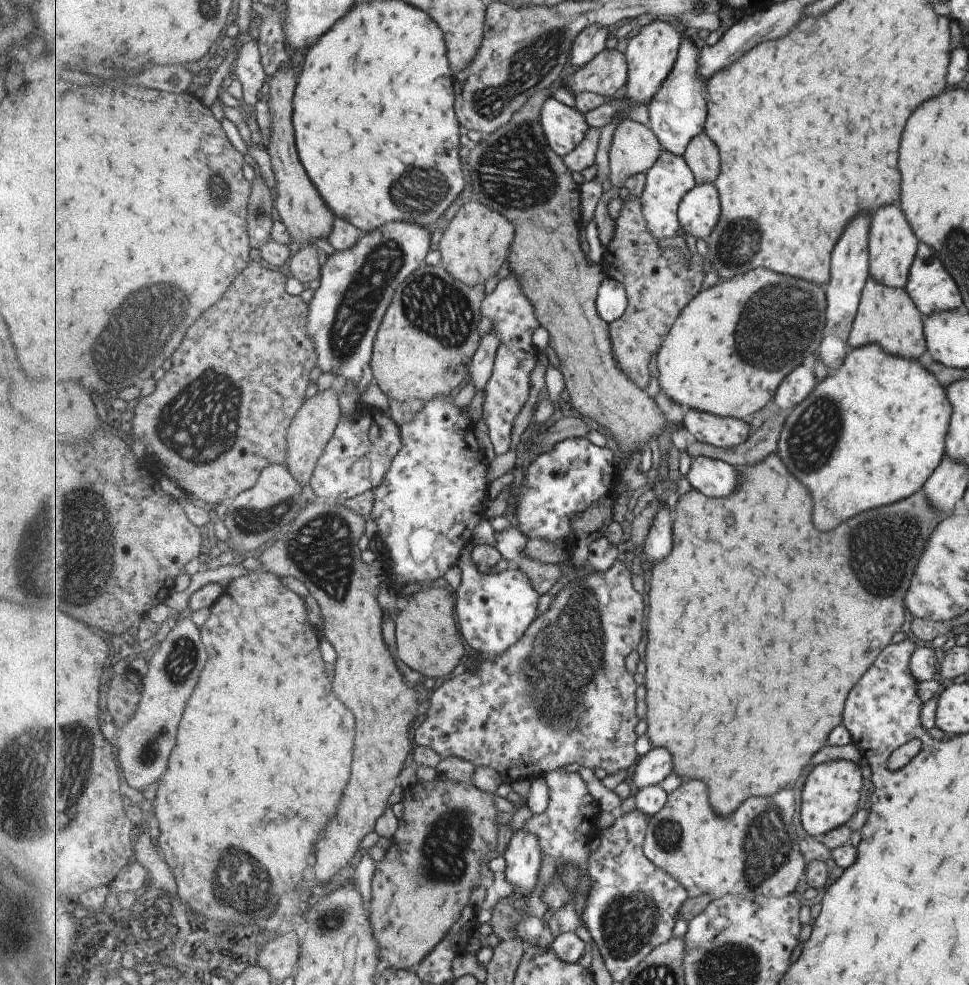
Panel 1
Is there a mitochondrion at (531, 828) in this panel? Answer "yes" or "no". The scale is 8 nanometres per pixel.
no

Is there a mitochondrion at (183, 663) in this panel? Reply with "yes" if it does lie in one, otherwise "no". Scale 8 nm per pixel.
yes

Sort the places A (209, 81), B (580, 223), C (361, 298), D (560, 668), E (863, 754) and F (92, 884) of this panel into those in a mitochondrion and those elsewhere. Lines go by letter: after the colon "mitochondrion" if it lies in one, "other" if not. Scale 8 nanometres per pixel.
A: other
B: other
C: mitochondrion
D: mitochondrion
E: other
F: other

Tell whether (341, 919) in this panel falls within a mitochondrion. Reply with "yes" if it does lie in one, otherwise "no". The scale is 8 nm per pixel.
yes

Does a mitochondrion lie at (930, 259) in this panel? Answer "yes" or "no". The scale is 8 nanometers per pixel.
yes

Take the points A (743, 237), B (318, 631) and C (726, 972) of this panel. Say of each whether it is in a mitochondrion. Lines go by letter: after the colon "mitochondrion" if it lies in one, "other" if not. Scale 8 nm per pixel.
A: mitochondrion
B: other
C: mitochondrion

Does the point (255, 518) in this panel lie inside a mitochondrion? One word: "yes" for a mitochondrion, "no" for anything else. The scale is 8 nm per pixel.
yes

